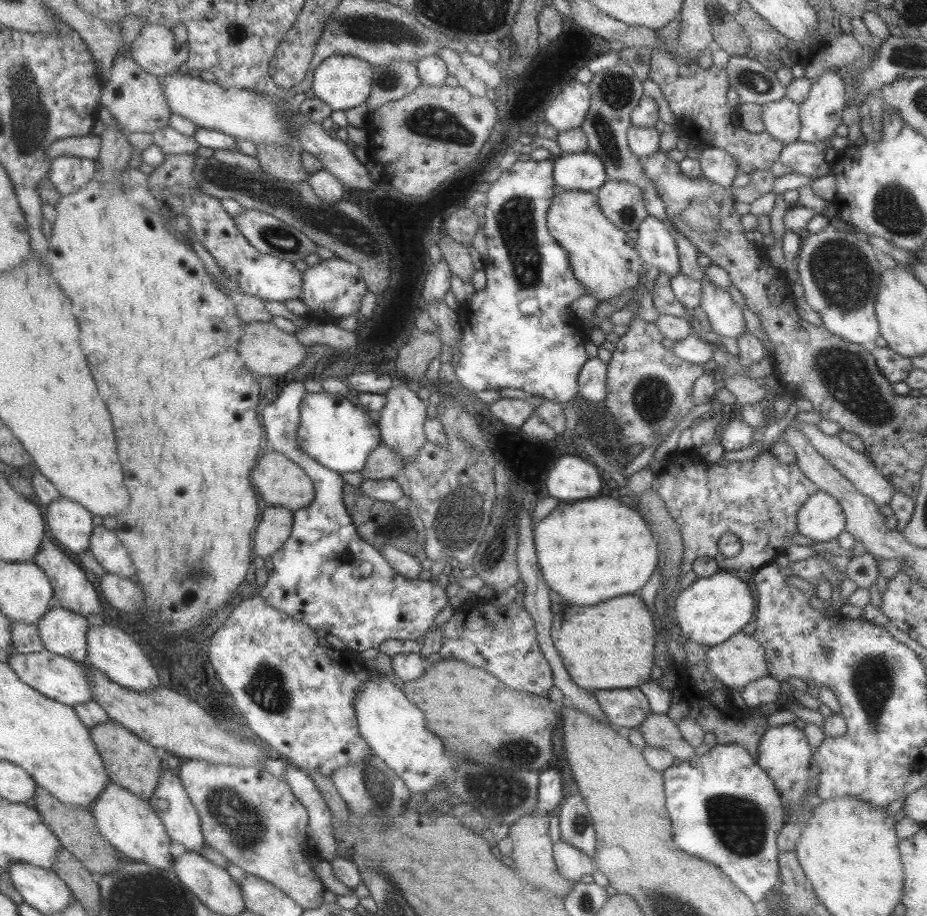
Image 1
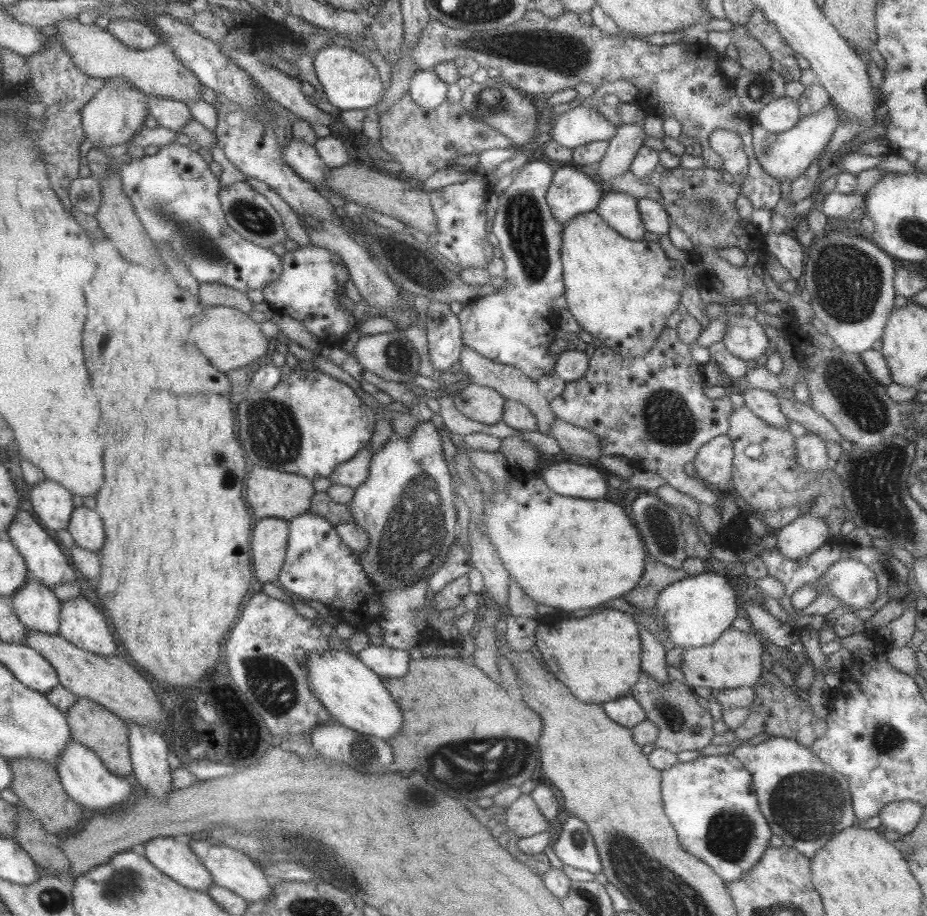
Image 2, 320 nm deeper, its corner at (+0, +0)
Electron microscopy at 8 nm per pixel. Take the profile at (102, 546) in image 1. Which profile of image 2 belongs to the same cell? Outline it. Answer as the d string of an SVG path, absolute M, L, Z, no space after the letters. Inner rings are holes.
M77 506L71 511L66 529L74 544L87 550L99 552L104 543L104 530L95 509Z

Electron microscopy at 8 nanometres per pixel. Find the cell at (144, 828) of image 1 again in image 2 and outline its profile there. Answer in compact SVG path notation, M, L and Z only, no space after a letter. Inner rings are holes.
M67 740L67 746L59 753L54 762L54 769L59 777L64 791L79 805L87 807L92 812L117 809L121 802L128 800L131 785L124 777L111 774L101 759L87 747L75 740Z

